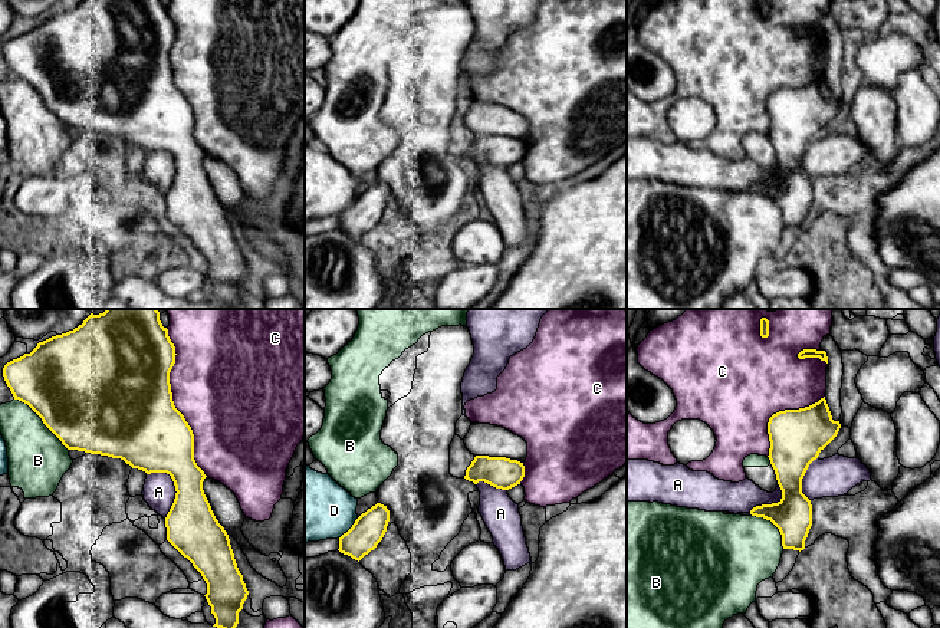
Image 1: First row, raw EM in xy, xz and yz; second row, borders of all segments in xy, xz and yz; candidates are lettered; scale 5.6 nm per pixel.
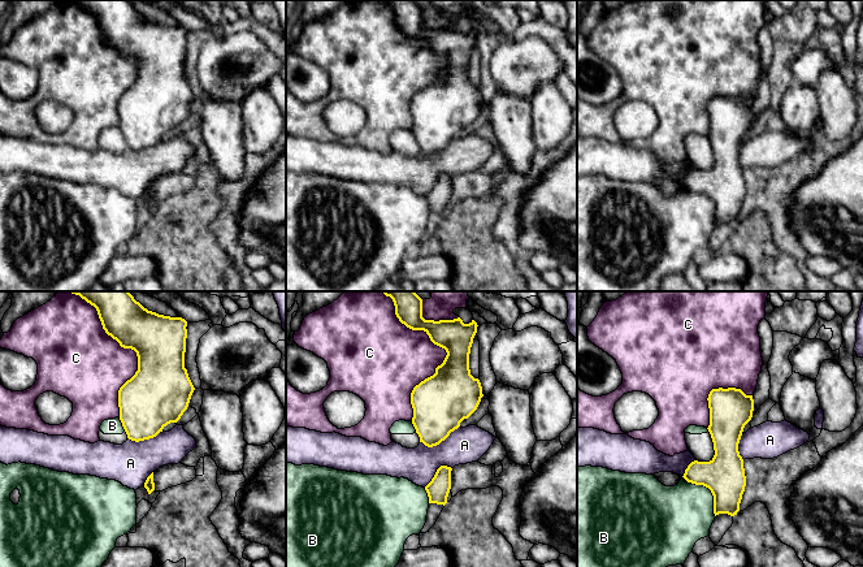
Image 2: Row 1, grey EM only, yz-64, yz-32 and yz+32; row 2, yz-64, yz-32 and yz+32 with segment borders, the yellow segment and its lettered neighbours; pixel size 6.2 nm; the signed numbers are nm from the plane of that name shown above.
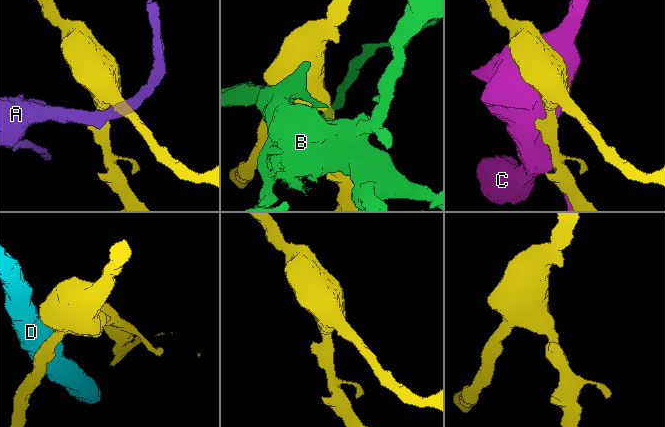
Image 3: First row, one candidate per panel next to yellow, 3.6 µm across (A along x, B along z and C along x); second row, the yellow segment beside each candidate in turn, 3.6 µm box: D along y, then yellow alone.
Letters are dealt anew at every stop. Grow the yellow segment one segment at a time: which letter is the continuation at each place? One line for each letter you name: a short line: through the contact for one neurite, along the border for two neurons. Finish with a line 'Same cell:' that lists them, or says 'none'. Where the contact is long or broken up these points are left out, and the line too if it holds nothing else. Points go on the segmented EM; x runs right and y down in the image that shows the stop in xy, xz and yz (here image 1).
Same cell: none

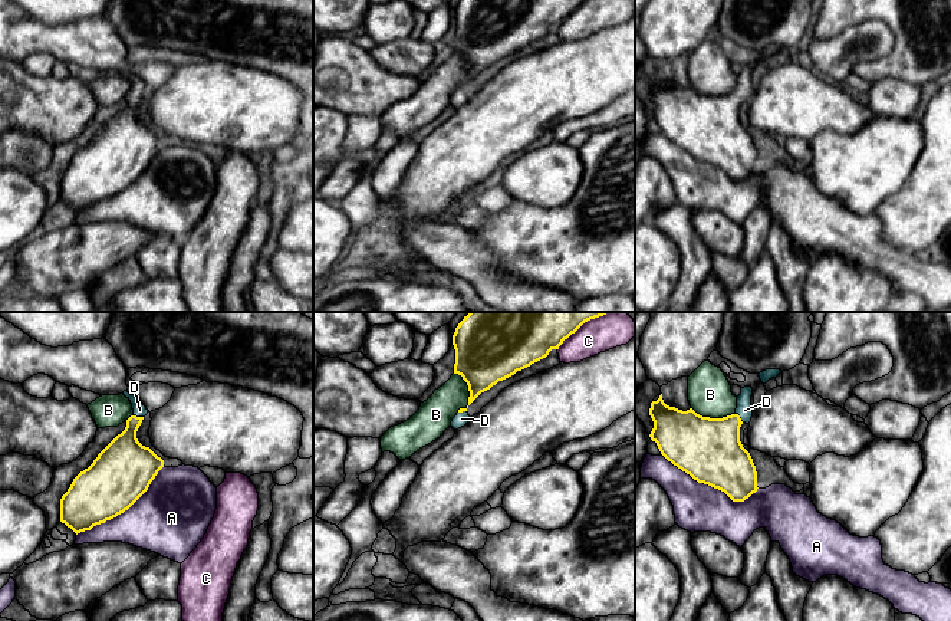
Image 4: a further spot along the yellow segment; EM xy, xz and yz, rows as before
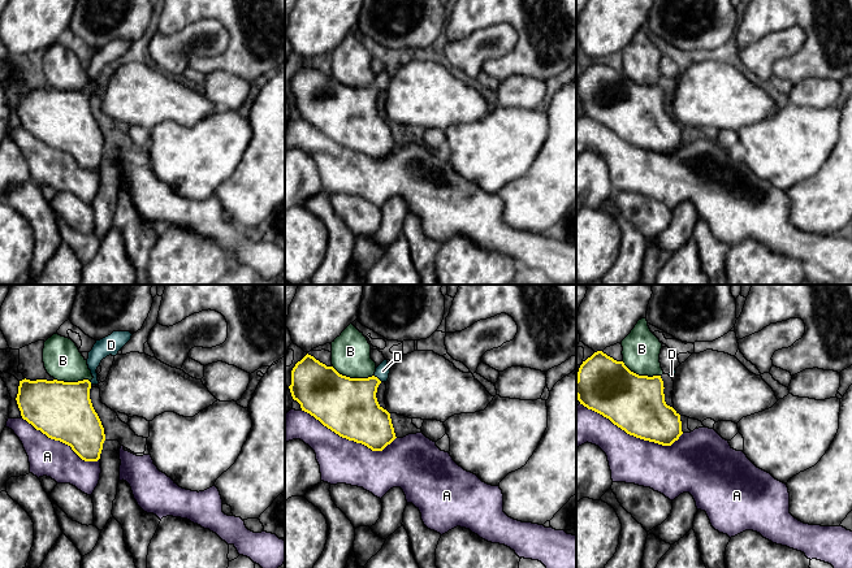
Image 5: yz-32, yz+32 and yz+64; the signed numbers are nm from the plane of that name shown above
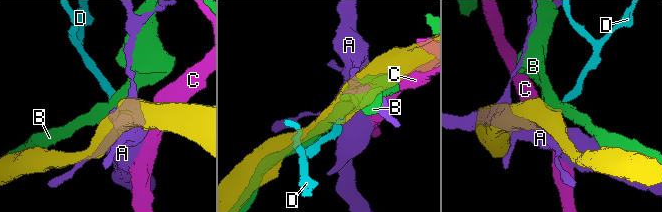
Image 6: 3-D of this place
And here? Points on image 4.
D: line yz (710, 450), (739, 417), (744, 410)
Same cell: D

